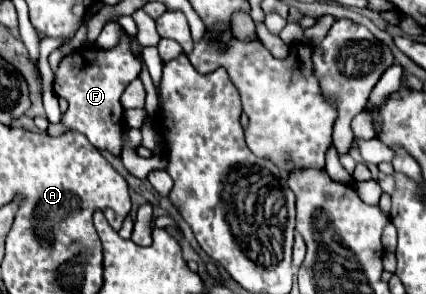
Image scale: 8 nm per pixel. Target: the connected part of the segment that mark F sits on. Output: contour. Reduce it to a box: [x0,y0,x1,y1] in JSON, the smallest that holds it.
[54,36,140,154]

